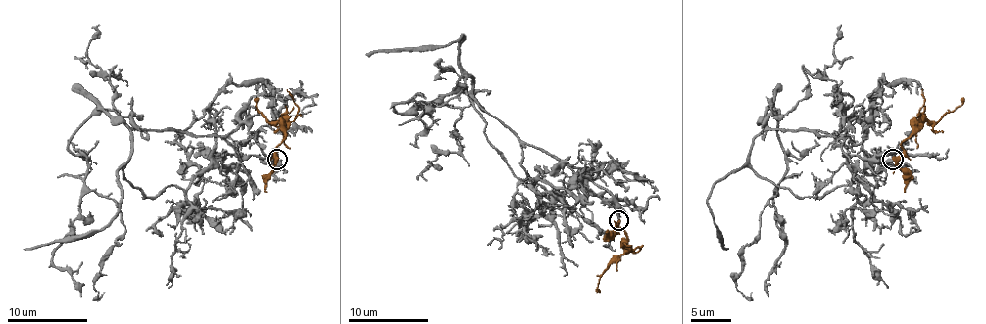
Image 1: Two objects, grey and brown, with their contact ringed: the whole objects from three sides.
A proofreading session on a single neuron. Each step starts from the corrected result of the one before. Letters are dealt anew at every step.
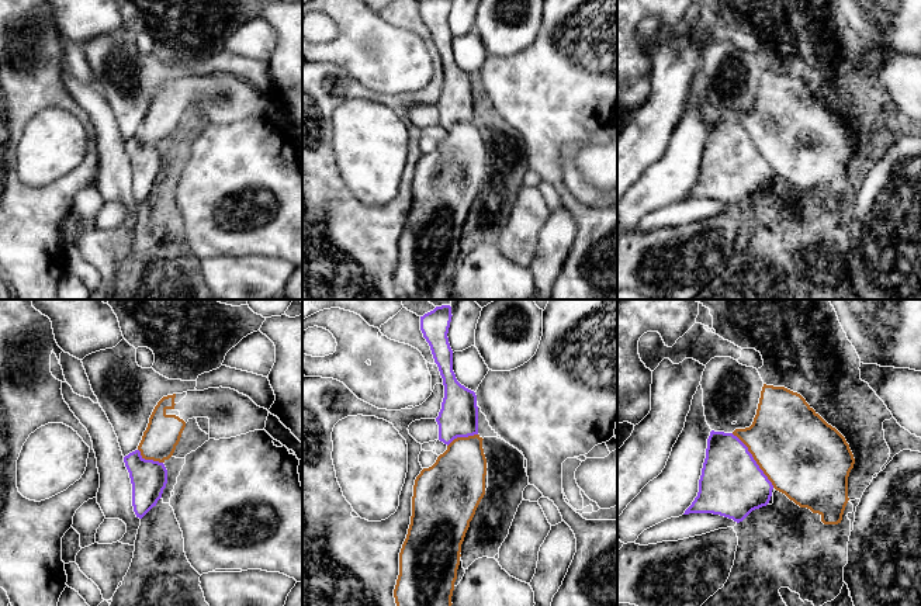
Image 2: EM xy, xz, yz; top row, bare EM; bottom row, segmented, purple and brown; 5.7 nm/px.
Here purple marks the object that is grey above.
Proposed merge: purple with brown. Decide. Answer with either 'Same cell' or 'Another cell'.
Another cell

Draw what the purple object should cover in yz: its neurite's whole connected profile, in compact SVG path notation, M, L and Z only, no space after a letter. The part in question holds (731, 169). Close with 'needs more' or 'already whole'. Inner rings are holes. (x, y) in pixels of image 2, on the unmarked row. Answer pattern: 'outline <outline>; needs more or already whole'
outline M710 117L706 143L699 165L699 177L683 200L713 198L742 207L752 195L766 191L773 170L759 153L748 132L733 118Z; already whole

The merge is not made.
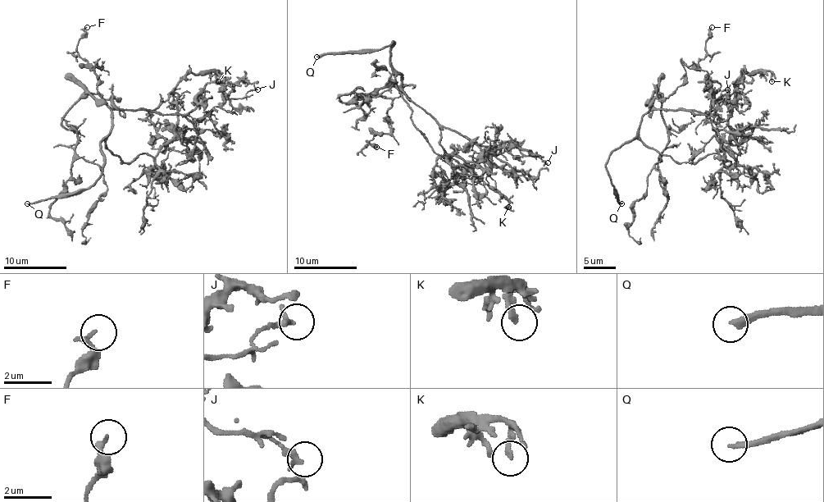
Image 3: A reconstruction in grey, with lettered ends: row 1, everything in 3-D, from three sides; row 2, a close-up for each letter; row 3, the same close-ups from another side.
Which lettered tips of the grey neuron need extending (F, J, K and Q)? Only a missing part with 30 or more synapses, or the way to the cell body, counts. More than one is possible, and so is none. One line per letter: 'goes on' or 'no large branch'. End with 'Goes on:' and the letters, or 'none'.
F: no large branch
J: no large branch
K: no large branch
Q: goes on
Goes on: Q

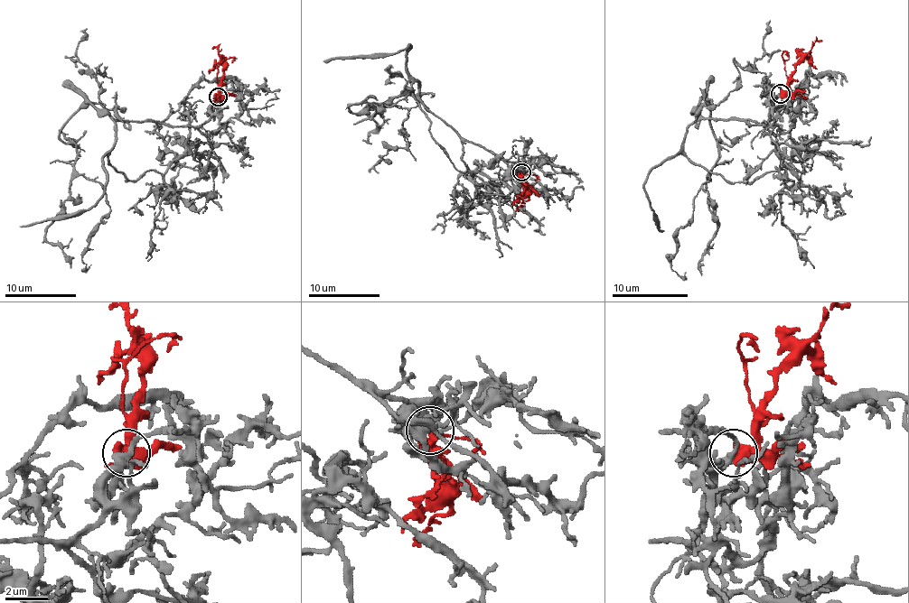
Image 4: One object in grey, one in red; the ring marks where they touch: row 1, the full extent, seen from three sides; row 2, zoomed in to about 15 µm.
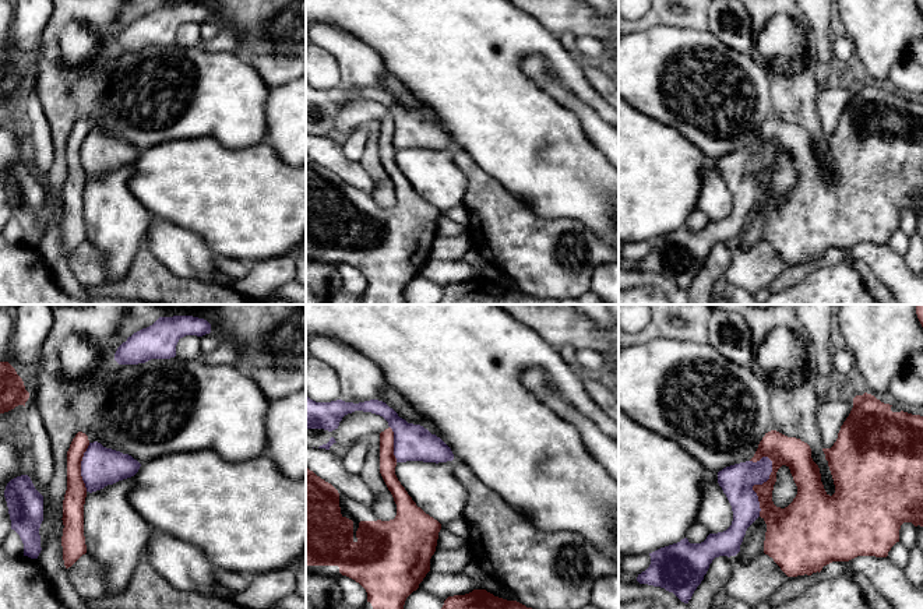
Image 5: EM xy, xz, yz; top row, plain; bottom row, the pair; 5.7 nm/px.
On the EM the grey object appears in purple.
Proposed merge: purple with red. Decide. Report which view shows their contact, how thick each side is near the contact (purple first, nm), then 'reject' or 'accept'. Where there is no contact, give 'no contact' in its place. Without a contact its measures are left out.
yz | 190/170 nm | accept

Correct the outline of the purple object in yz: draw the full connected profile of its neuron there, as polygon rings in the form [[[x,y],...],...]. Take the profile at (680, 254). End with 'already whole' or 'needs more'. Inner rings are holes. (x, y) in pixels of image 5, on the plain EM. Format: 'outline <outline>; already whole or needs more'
outline [[[867,80],[853,85],[853,95],[841,113],[836,129],[831,135],[822,135],[835,172],[832,183],[824,176],[820,155],[813,148],[807,130],[776,117],[765,120],[750,148],[726,154],[718,159],[718,170],[732,193],[732,212],[723,219],[709,221],[701,230],[690,230],[684,225],[649,240],[651,251],[638,261],[637,268],[665,275],[681,289],[688,291],[712,247],[719,243],[736,243],[747,215],[758,204],[767,211],[764,240],[772,244],[788,264],[811,263],[832,249],[849,249],[857,243],[887,244],[891,235],[899,229],[899,217],[903,210],[923,214],[923,103],[903,98],[892,99],[891,94]],[[782,152],[790,156],[797,173],[796,184],[785,196],[776,194],[772,189],[776,159]]]; needs more

